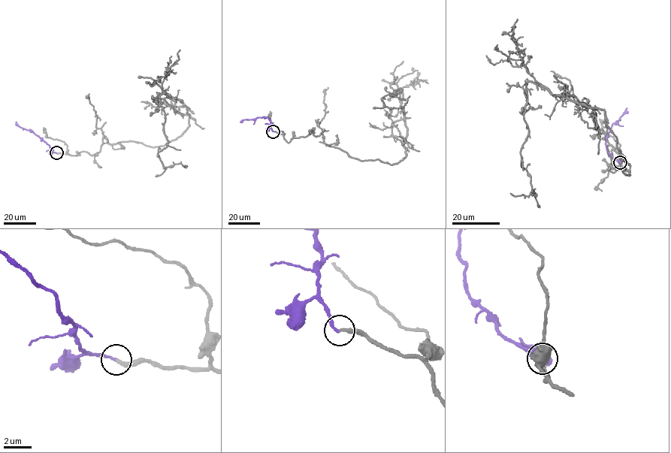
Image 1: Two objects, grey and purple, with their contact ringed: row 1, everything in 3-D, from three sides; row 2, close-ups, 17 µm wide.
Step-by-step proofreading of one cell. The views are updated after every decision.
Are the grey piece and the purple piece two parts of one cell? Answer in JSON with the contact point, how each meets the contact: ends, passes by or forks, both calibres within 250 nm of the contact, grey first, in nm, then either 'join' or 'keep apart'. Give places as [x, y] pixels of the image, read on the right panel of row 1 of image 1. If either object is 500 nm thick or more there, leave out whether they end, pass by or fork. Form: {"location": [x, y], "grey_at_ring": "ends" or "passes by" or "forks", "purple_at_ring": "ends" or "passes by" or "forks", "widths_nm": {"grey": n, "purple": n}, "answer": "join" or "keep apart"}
{"location": [620, 162], "grey_at_ring": "ends", "purple_at_ring": "ends", "widths_nm": {"grey": 260, "purple": 180}, "answer": "join"}

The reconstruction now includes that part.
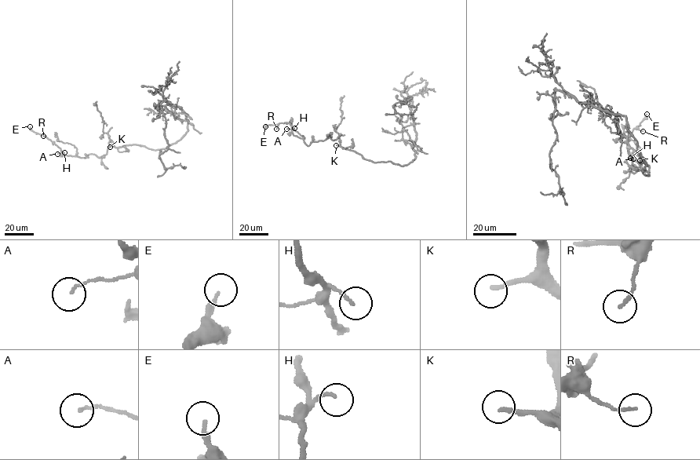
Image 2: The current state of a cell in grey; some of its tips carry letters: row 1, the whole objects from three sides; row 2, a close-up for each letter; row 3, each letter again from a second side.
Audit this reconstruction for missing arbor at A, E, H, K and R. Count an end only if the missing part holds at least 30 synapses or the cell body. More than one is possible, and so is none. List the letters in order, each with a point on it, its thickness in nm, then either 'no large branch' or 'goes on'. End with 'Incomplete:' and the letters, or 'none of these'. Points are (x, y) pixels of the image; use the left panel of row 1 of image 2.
A: at (57, 154); 110 nm thick; no large branch
E: at (30, 126); 160 nm thick; no large branch
H: at (64, 152); 110 nm thick; no large branch
K: at (110, 147); 180 nm thick; goes on
R: at (43, 136); 130 nm thick; no large branch
Incomplete: K

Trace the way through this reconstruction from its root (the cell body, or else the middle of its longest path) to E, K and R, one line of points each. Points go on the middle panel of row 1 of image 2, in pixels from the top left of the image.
E: (404, 166), (365, 159), (340, 146), (339, 136), (308, 145), (293, 136), (289, 123), (265, 126)
K: (404, 166), (390, 161), (373, 162), (355, 151), (336, 145)
R: (404, 166), (365, 159), (340, 146), (339, 136), (308, 145), (293, 136), (289, 123), (279, 122), (276, 129)

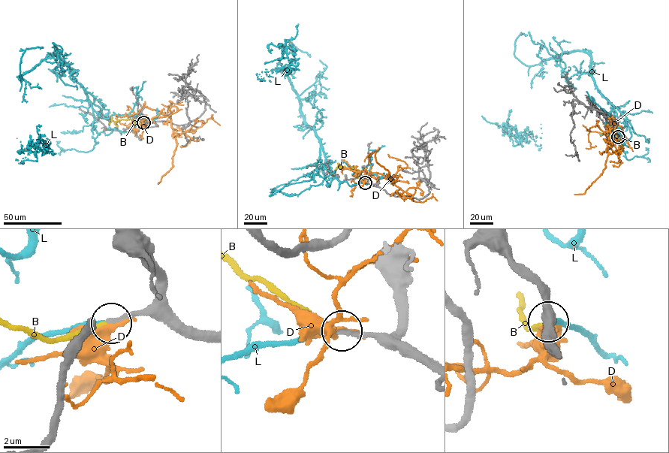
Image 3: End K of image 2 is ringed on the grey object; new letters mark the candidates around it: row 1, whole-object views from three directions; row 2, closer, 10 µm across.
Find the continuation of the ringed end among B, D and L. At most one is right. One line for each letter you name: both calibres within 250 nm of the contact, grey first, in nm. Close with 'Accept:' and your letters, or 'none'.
B: Thickness 200 nm (grey) against 150 nm
Accept: B

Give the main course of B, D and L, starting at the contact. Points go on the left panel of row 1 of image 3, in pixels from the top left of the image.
B: (143, 122), (131, 119), (115, 122), (112, 118), (108, 124)
D: (143, 122), (145, 126), (152, 118), (166, 115), (175, 139), (173, 167), (158, 183)
L: (143, 122), (110, 129), (48, 55), (22, 76), (45, 140), (22, 151), (24, 162)

